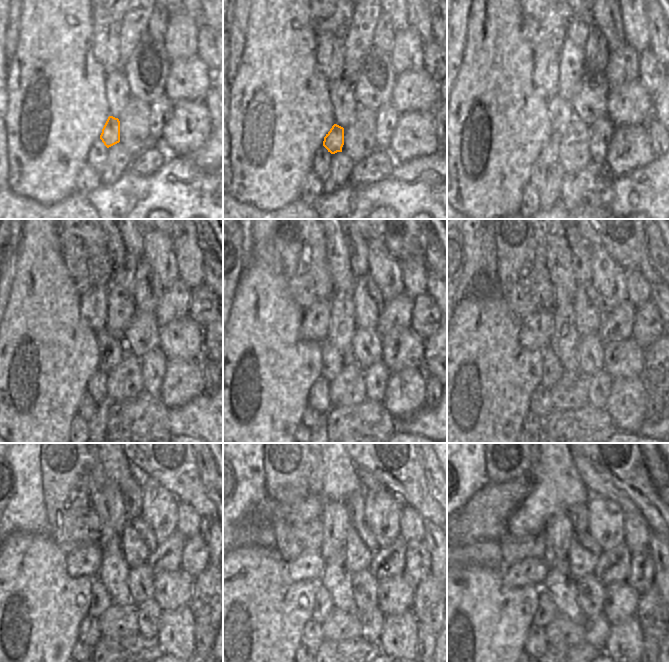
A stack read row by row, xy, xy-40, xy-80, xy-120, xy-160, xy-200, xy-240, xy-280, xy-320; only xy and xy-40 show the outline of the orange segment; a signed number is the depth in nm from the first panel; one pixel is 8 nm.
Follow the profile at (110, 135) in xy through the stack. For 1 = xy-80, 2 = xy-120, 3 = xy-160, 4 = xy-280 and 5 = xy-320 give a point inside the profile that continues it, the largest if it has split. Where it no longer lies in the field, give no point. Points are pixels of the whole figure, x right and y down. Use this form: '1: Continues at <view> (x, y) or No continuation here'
1: Continues at xy-80 (547, 156)
2: Continues at xy-120 (96, 387)
3: Continues at xy-160 (318, 398)
4: Continues at xy-280 (312, 638)
5: Continues at xy-320 (535, 645).

